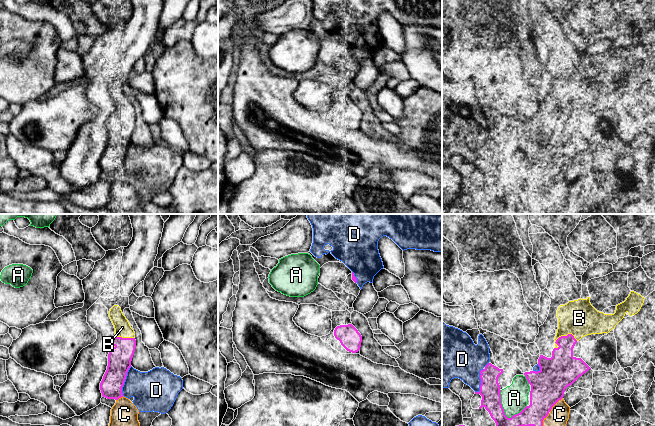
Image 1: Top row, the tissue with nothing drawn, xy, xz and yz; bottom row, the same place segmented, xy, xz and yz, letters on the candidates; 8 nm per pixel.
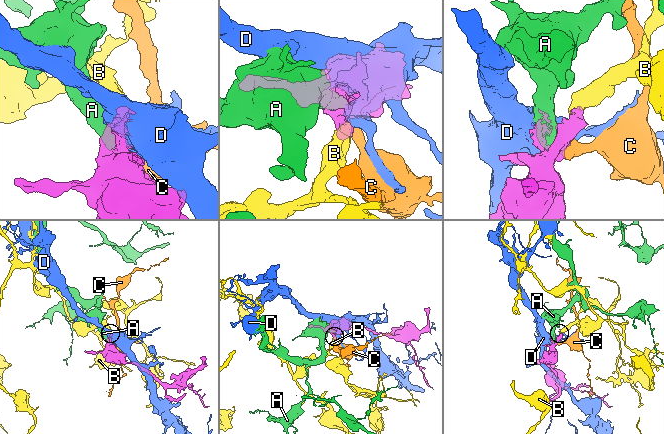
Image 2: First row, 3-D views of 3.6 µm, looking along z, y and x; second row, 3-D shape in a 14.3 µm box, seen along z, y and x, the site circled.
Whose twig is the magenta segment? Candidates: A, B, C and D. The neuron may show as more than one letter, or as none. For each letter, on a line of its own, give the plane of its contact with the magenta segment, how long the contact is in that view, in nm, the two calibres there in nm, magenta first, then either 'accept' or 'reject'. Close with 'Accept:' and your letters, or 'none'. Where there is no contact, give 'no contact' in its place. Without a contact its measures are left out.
A: yz | 260 nm | 180/220 nm | reject
B: yz | 200 nm | 240/280 nm | accept
C: yz | 160 nm | 280/180 nm | reject
D: xy | 260 nm | 190/320 nm | reject
Accept: B

